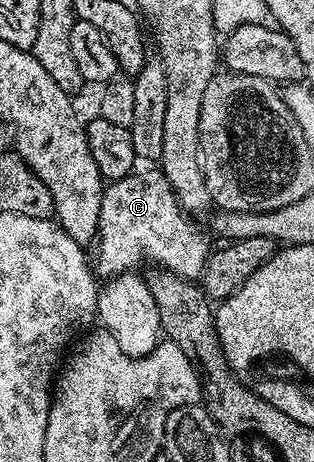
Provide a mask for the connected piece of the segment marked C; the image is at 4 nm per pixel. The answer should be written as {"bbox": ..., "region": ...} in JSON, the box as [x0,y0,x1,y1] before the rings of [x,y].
{"bbox":[94,171,210,279],"region":[[[159,171],[133,172],[132,176],[111,182],[105,188],[98,215],[98,231],[94,242],[94,269],[104,279],[135,270],[144,257],[156,267],[170,270],[174,275],[199,278],[208,260],[210,246],[193,218],[181,209],[170,183]]]}

